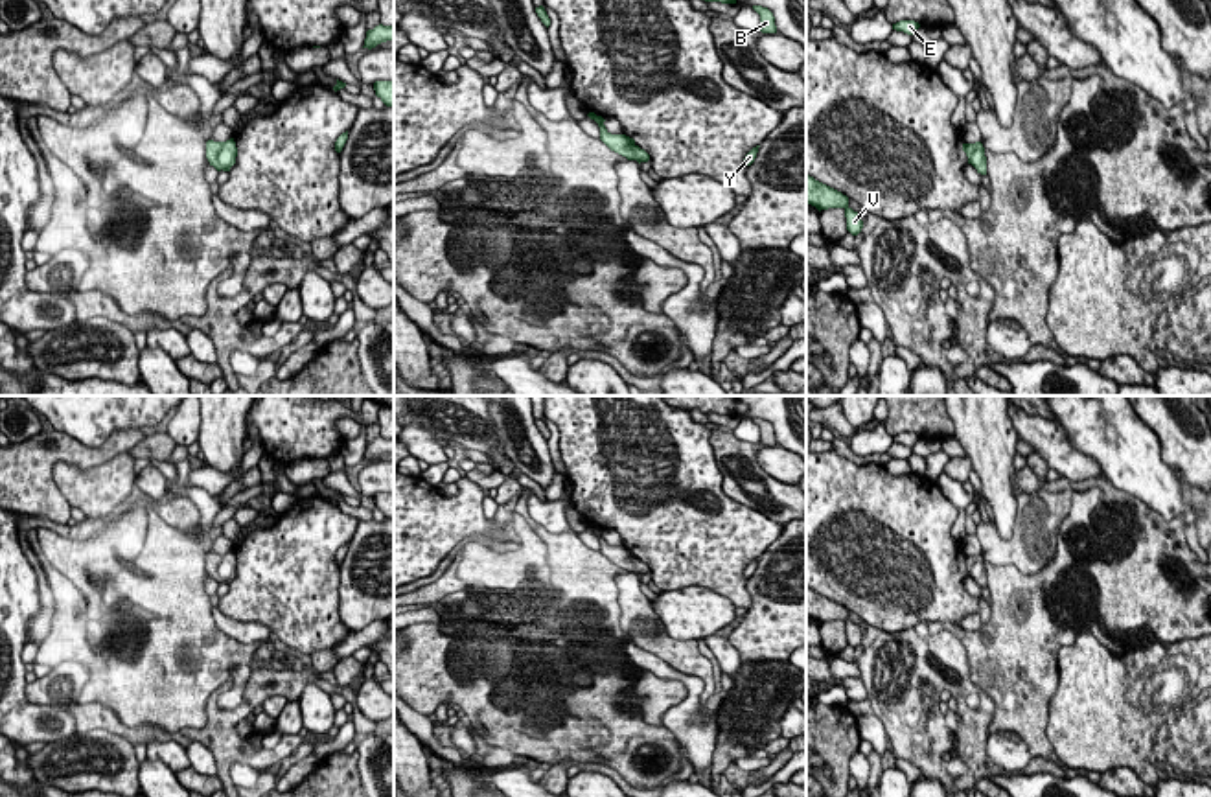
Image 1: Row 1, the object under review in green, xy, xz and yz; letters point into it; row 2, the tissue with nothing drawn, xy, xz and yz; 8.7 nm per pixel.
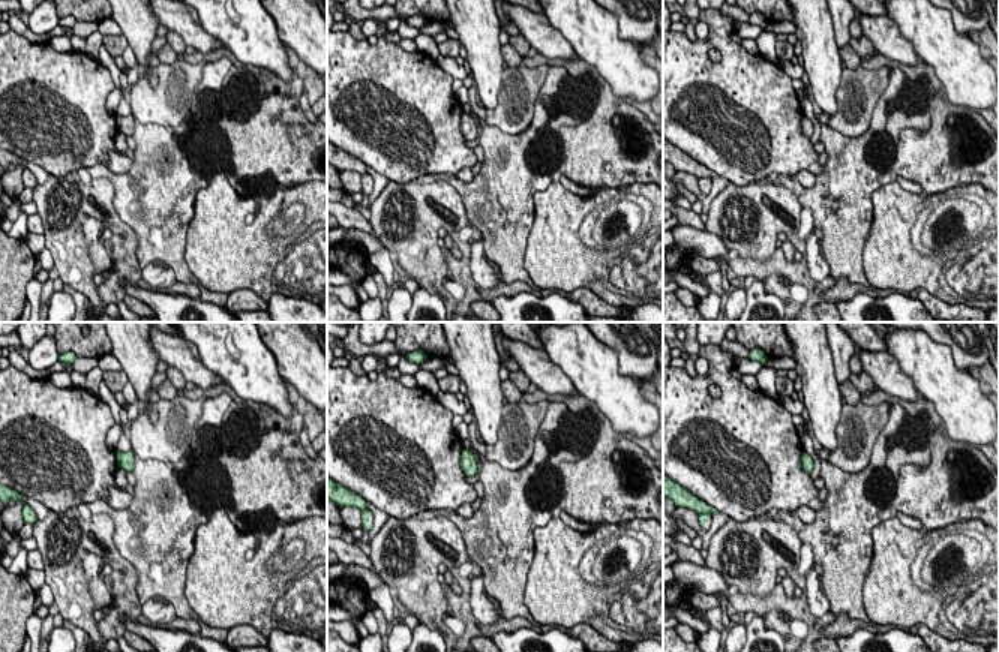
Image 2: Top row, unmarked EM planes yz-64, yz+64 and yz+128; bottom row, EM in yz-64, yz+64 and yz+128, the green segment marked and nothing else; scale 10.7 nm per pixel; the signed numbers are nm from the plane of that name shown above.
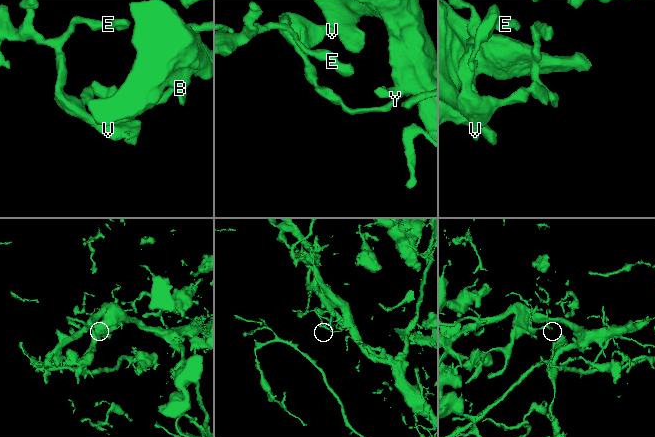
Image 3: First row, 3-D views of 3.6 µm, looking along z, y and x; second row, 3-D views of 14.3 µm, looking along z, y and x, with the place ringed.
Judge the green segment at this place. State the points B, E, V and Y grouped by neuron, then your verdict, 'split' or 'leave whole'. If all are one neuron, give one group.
B Y / E V | split

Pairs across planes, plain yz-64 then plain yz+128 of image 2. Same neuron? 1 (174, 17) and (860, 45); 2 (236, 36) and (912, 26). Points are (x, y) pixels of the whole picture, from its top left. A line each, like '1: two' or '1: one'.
1: two
2: one

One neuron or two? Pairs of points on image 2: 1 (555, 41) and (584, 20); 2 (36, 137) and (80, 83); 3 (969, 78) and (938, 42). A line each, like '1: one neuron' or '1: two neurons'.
1: two neurons
2: one neuron
3: one neuron

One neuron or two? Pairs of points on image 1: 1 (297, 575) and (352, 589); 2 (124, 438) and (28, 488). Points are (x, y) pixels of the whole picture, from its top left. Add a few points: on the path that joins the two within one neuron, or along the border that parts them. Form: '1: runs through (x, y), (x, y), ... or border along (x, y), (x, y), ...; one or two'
1: border along (339, 565), (339, 619), (346, 628); two
2: runs through (98, 453), (56, 453), (46, 462); one

